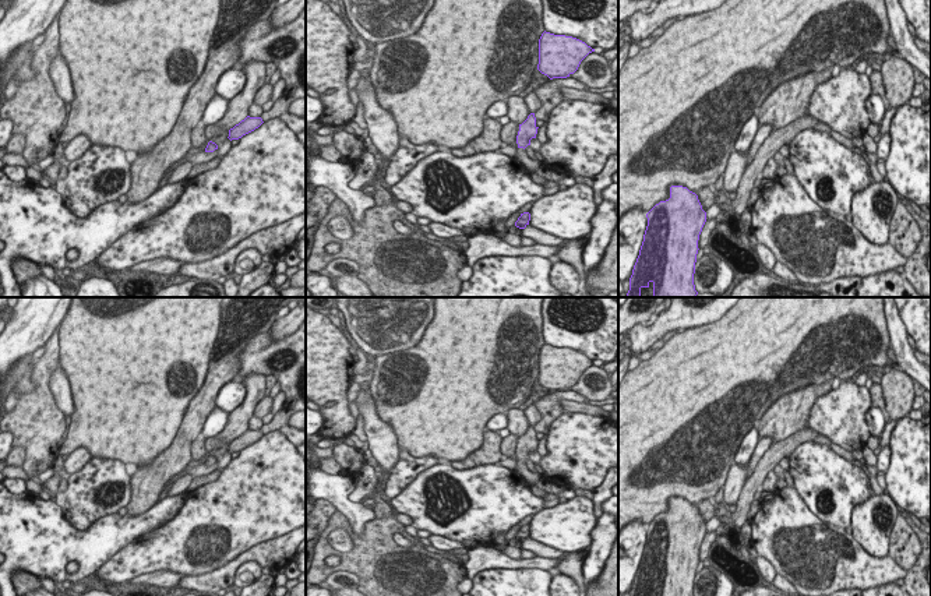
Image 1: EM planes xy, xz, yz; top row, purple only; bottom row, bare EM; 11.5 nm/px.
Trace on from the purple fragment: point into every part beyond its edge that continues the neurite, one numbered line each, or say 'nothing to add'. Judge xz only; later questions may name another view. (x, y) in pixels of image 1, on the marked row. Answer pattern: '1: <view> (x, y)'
1: xz (522, 157)

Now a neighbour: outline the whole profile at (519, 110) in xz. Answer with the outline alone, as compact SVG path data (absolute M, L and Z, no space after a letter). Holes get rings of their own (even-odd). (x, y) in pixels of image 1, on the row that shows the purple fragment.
M512 96L507 99L507 103L509 105L508 116L512 121L522 124L530 114L530 109L525 98Z

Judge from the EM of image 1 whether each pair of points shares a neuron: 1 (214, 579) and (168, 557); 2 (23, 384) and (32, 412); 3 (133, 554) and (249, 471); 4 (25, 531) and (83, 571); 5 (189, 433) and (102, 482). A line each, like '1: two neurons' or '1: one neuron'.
1: two neurons
2: two neurons
3: one neuron
4: one neuron
5: two neurons

